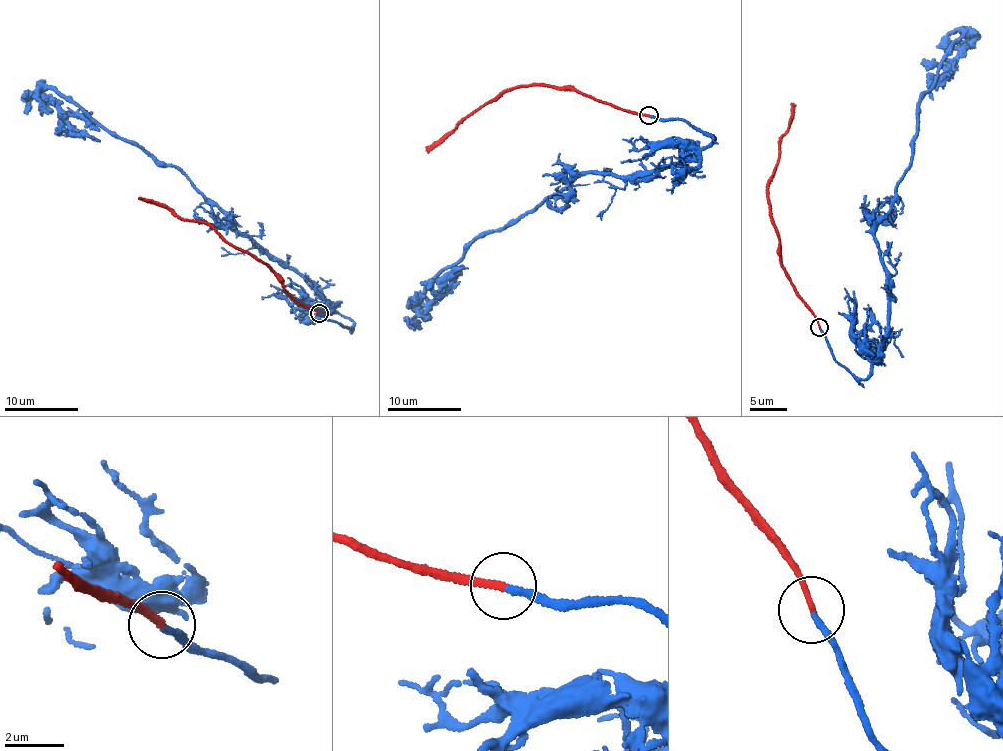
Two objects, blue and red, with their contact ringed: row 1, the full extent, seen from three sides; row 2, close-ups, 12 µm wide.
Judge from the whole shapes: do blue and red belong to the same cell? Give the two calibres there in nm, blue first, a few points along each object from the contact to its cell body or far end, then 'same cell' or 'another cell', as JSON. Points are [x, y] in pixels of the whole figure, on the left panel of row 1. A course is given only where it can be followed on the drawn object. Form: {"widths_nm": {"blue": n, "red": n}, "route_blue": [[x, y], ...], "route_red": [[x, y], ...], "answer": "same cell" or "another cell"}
{"widths_nm": {"blue": 240, "red": 200}, "route_blue": [[320, 312], [351, 326], [322, 292], [244, 237], [177, 169], [118, 137], [57, 90], [34, 92], [26, 114]], "route_red": [[319, 313], [285, 288], [282, 277], [243, 252], [209, 225], [183, 220], [154, 200], [138, 198]], "answer": "same cell"}

